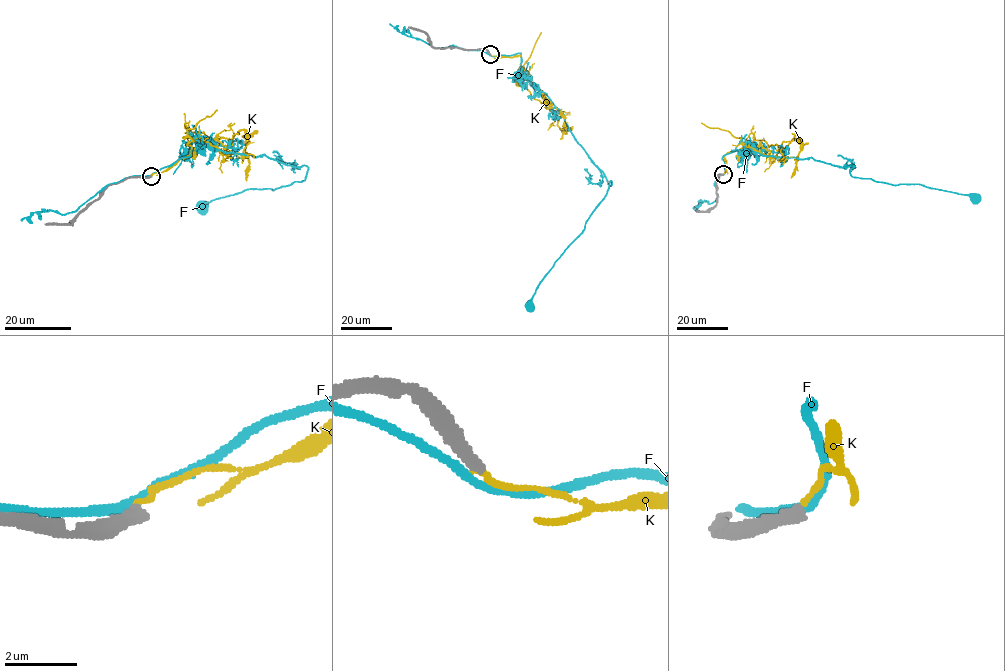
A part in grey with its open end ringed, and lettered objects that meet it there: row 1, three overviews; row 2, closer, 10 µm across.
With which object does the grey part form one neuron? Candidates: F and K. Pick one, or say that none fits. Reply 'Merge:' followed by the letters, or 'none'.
Merge: none

